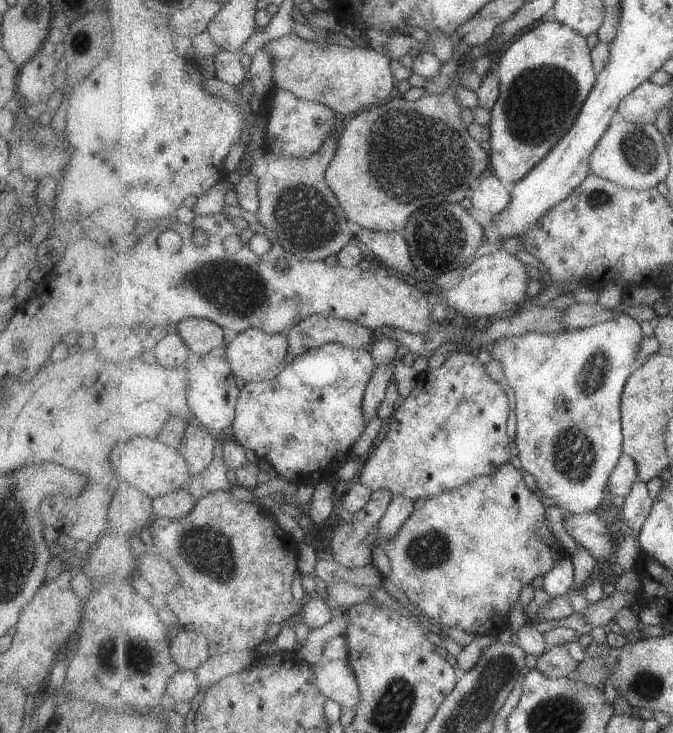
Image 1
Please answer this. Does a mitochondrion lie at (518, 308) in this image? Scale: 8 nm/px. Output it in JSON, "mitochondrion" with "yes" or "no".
{"mitochondrion":"no"}

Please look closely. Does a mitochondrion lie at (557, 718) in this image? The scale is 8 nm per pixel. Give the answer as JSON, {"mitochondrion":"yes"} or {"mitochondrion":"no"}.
{"mitochondrion":"yes"}

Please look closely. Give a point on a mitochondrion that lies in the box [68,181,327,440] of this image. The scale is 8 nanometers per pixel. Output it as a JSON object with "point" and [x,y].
{"point":[233,288]}

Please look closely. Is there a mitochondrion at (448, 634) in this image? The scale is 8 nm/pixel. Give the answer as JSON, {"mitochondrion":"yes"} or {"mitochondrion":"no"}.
{"mitochondrion":"no"}

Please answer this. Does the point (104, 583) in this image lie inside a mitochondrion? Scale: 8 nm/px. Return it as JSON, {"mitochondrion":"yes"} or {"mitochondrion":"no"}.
{"mitochondrion":"no"}

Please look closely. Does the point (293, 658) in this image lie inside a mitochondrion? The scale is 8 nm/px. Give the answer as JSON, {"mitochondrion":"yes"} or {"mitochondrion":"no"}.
{"mitochondrion":"no"}

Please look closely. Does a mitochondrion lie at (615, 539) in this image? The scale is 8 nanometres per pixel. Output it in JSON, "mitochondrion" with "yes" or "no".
{"mitochondrion":"no"}

